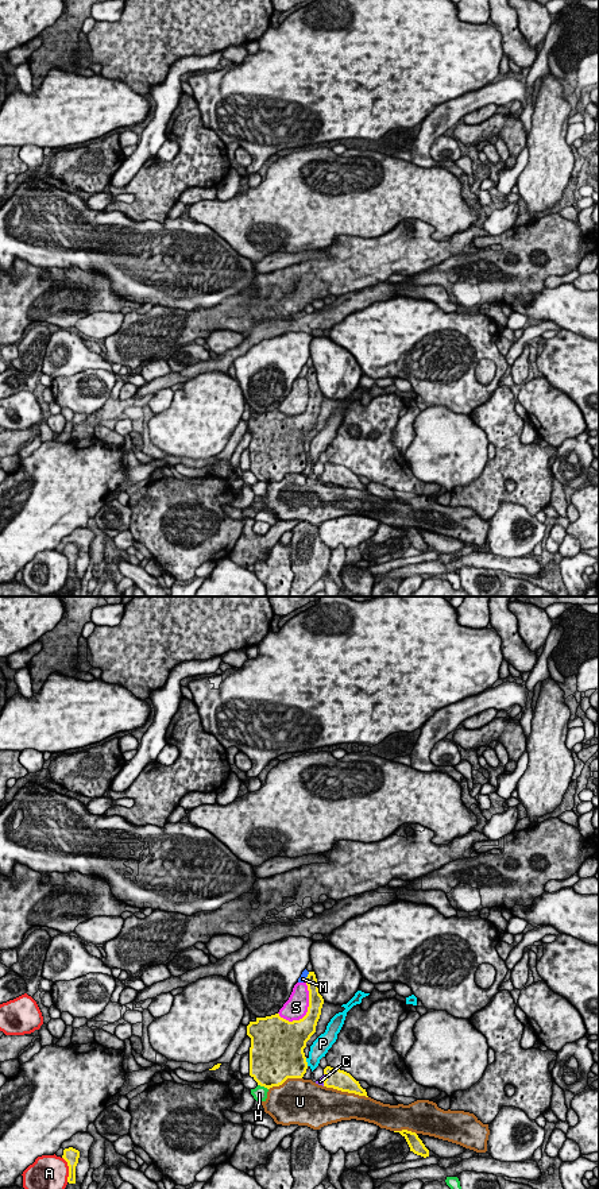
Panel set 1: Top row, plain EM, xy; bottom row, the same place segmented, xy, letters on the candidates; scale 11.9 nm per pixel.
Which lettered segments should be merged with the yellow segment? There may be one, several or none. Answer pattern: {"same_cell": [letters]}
{"same_cell": ["C"]}

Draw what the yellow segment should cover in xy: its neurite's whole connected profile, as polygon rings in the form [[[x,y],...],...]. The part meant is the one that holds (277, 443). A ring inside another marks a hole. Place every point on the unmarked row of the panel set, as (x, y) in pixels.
[[[314,367],[306,372],[309,402],[300,416],[289,417],[279,409],[256,413],[247,421],[251,433],[250,471],[267,485],[282,480],[287,474],[302,474],[308,464],[304,444],[316,428],[324,394]]]

